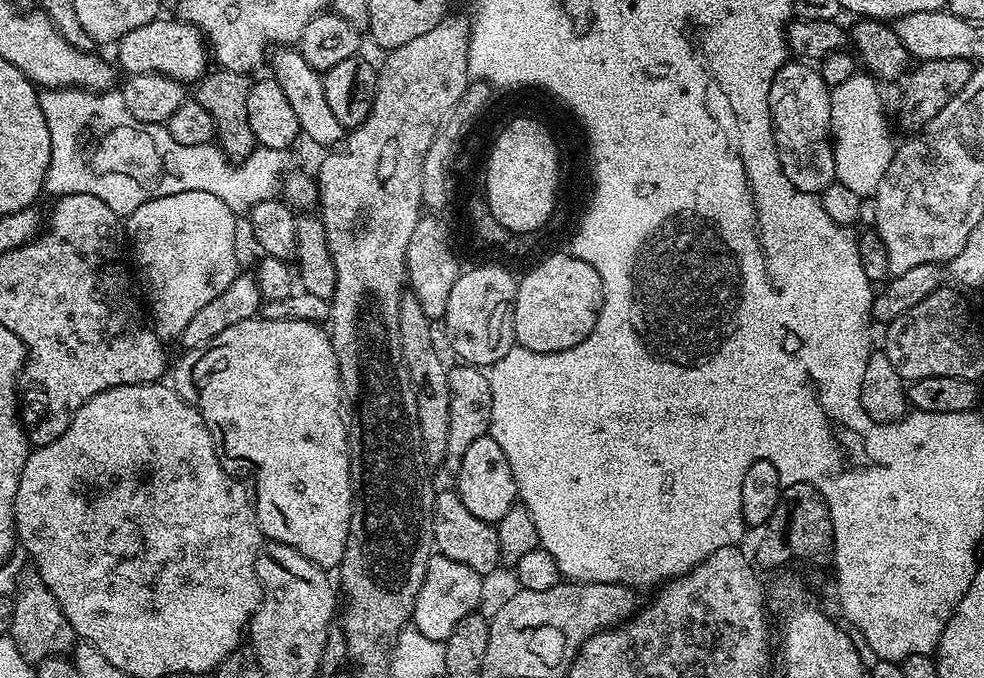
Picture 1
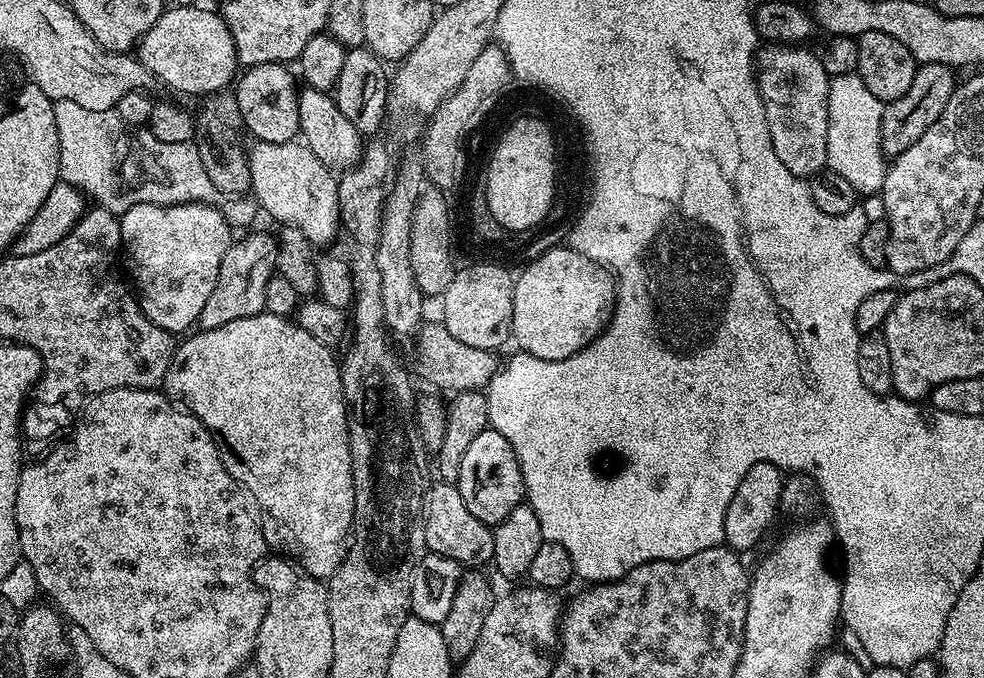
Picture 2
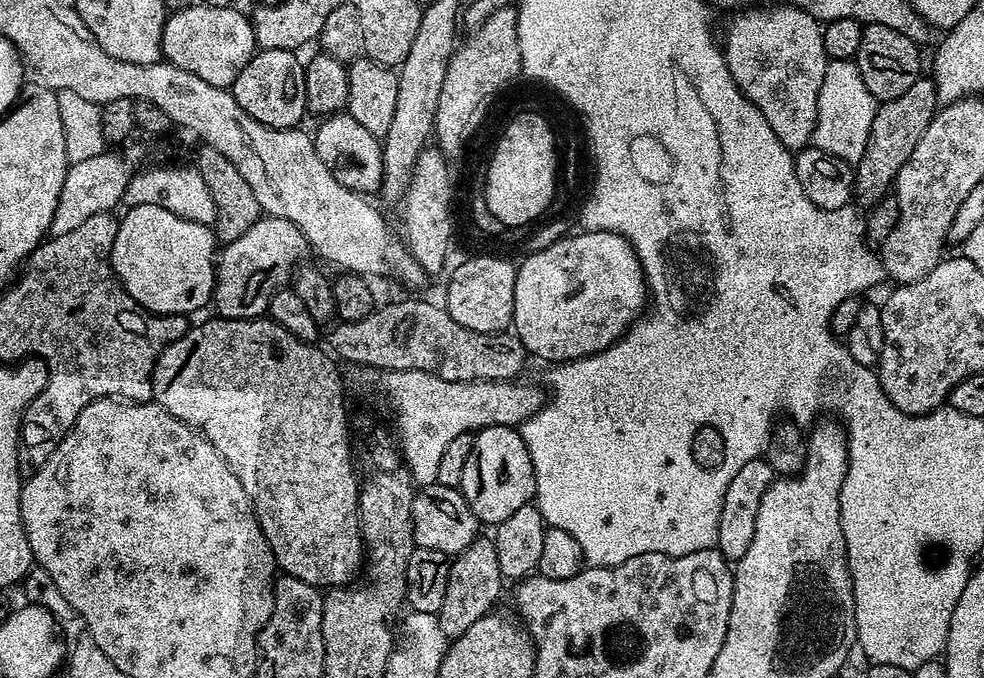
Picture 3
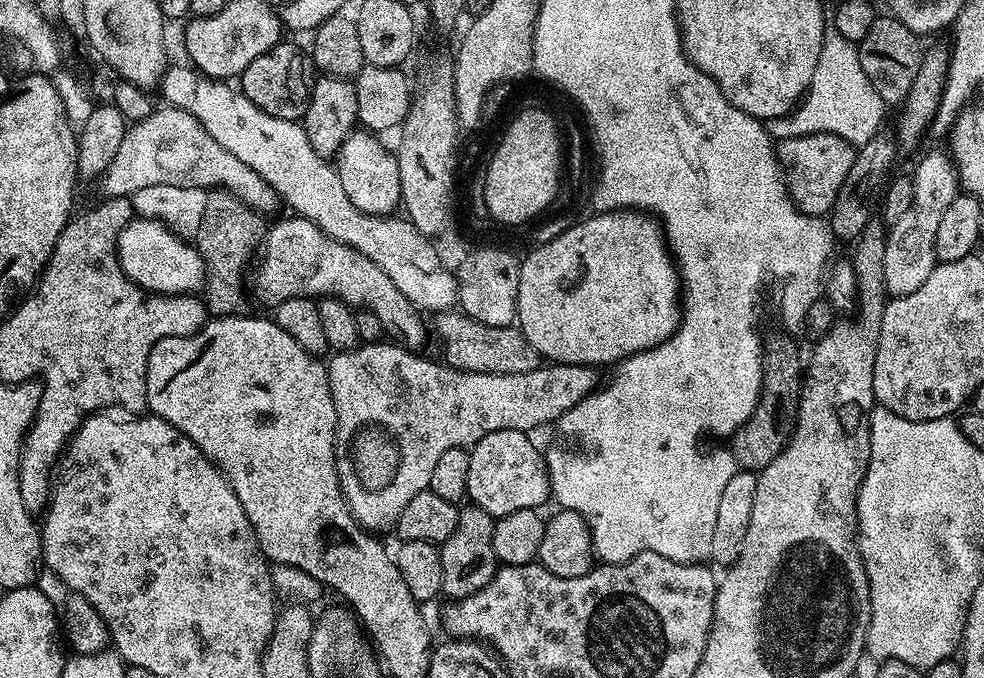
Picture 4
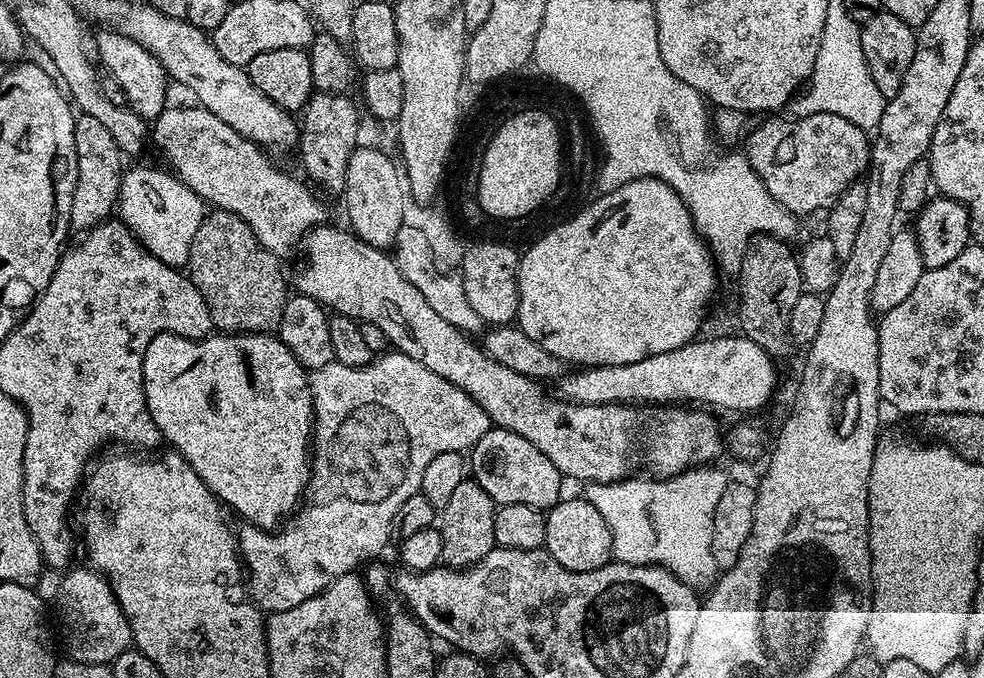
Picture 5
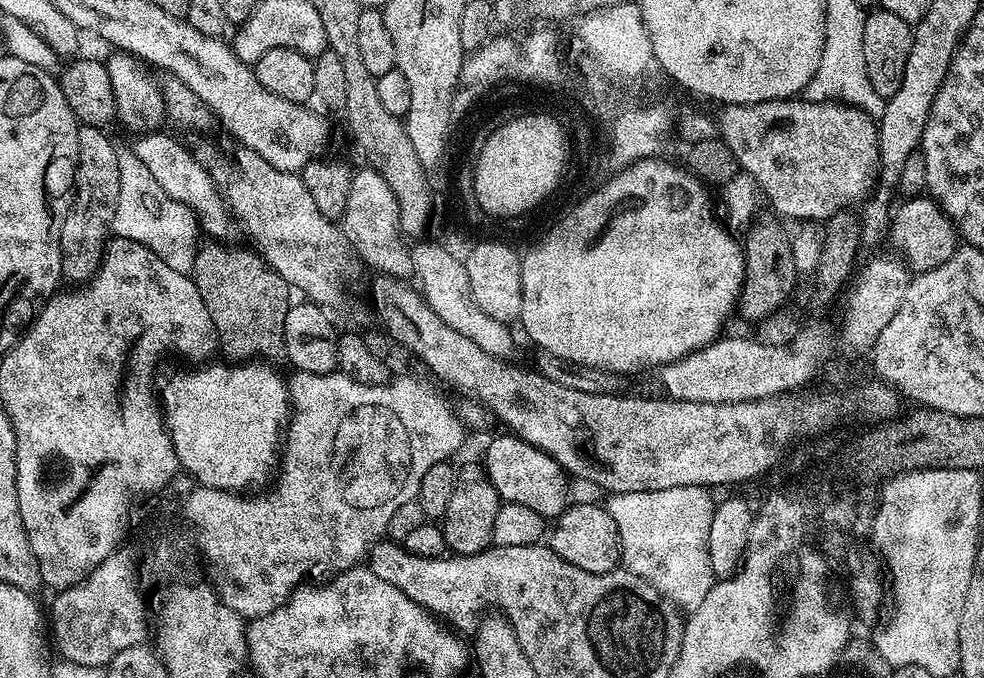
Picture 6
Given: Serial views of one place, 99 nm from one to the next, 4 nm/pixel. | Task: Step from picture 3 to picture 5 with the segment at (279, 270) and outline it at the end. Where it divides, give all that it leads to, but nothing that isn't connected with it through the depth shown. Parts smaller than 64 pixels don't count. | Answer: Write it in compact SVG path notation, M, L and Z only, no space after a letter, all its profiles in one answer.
M317 226L305 235L302 241L304 265L296 272L295 291L301 296L314 298L335 315L348 316L360 324L378 326L395 351L414 358L414 362L422 362L426 370L434 370L434 374L442 374L442 378L466 390L466 394L470 394L470 398L474 398L474 402L486 410L495 427L522 434L526 442L534 442L534 446L538 446L538 450L542 450L542 454L546 454L546 458L558 466L561 477L568 479L569 476L572 480L584 480L588 484L614 484L631 473L628 471L636 464L636 451L639 448L644 451L645 462L660 478L677 476L679 472L719 461L716 459L720 456L720 444L722 448L720 424L708 413L711 411L695 412L692 406L668 406L657 411L660 413L644 424L643 418L636 413L639 411L626 404L571 404L555 395L547 396L540 389L543 388L541 381L514 374L514 370L502 366L502 362L494 362L494 358L490 358L490 354L477 341L476 344L472 341L475 339L469 333L450 326L446 318L440 317L431 308L430 302L422 298L418 286L410 286L410 282L406 282L402 270L398 270L395 259L385 249L362 242L351 230L328 227Z

